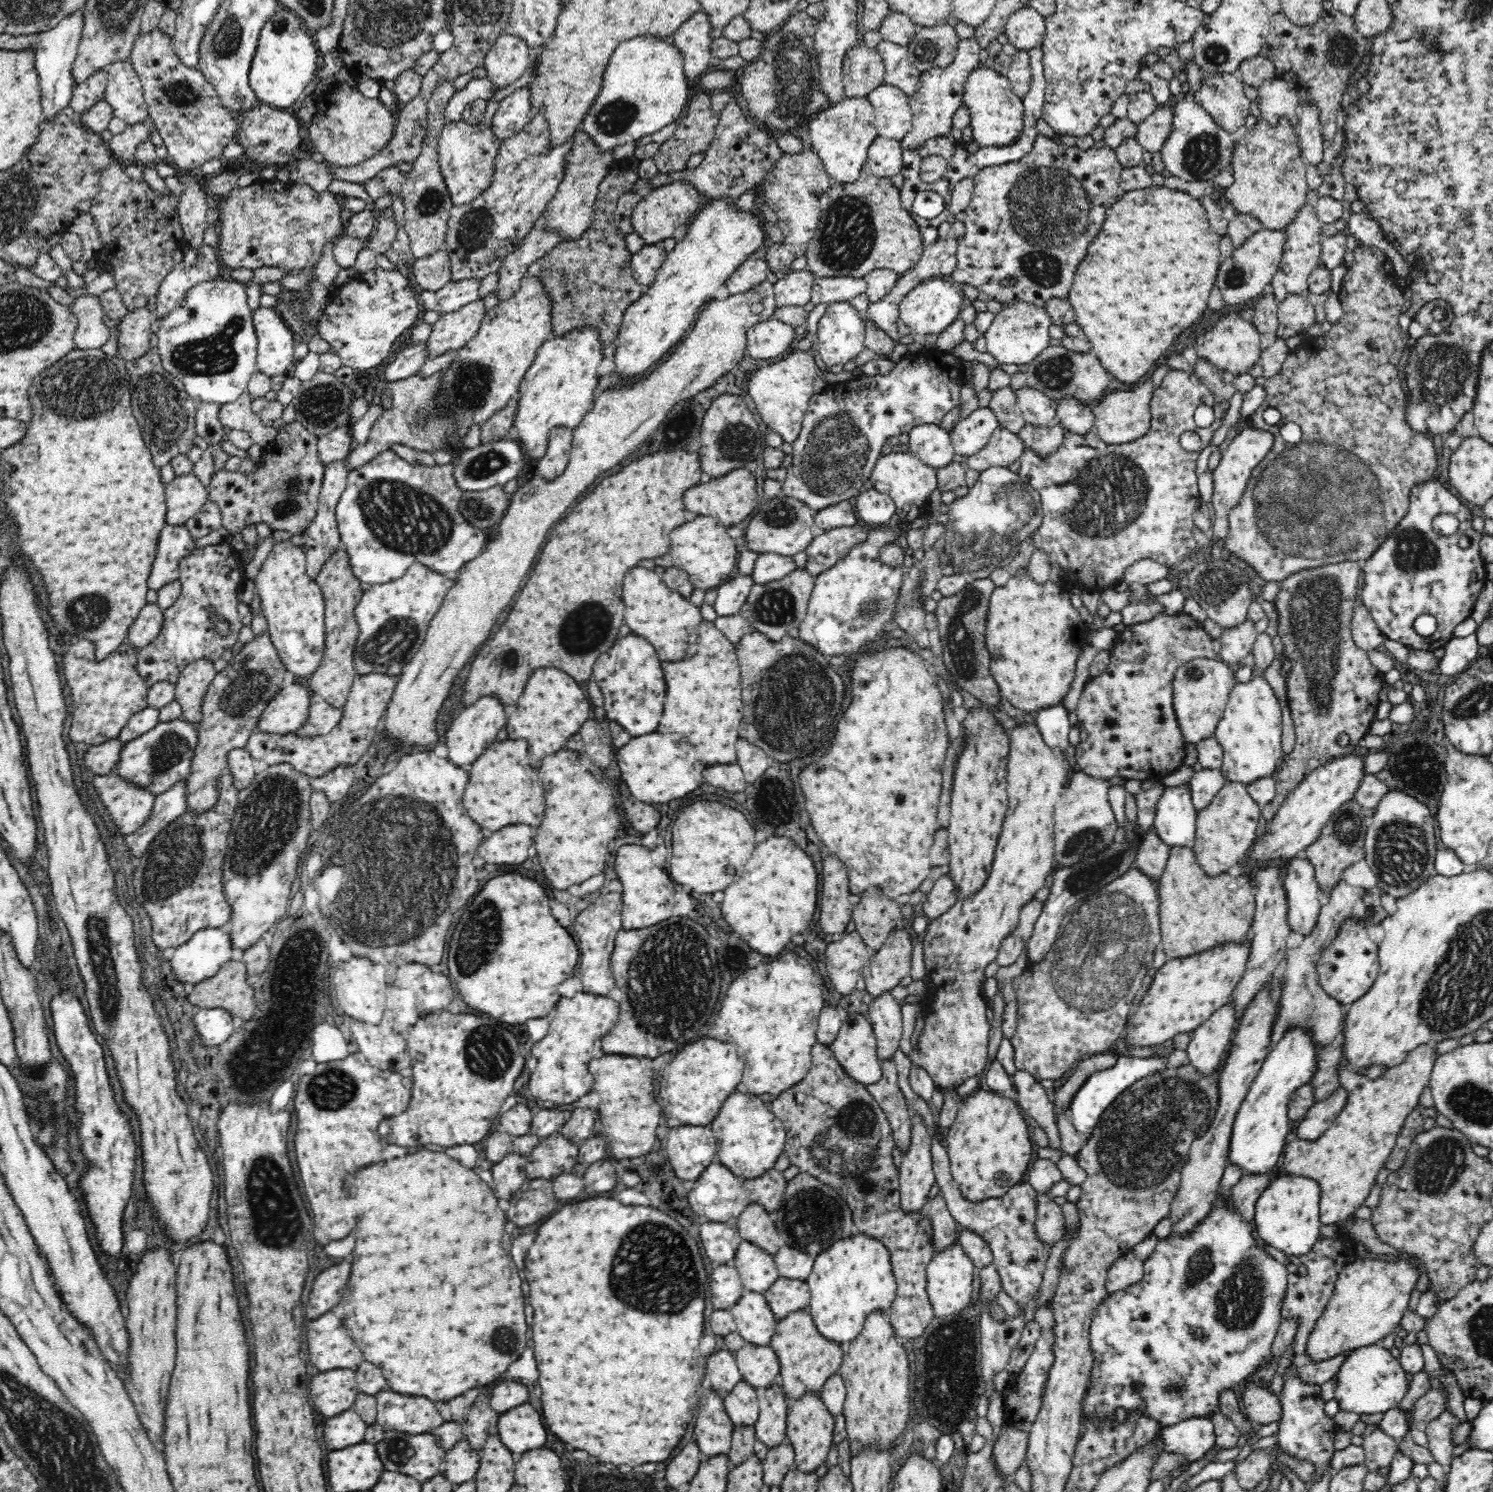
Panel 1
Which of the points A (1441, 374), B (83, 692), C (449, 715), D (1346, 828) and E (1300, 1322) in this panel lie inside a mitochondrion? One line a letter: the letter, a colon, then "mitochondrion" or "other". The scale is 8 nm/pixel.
A: mitochondrion
B: other
C: other
D: mitochondrion
E: other

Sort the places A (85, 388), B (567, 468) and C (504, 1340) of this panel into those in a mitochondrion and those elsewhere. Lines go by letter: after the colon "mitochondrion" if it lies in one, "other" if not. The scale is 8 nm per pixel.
A: mitochondrion
B: other
C: mitochondrion

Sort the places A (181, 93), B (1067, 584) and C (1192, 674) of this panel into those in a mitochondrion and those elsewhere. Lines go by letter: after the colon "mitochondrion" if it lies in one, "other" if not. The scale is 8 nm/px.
A: mitochondrion
B: other
C: mitochondrion

